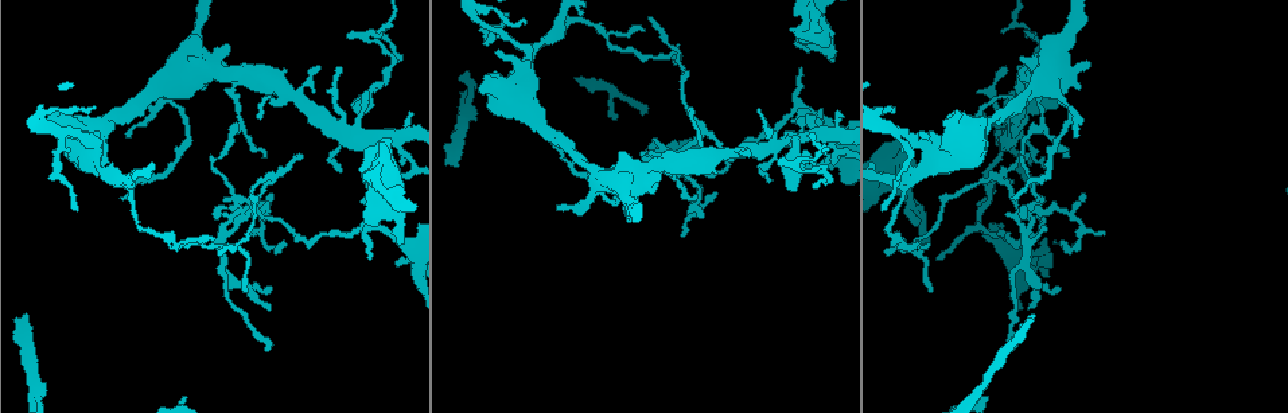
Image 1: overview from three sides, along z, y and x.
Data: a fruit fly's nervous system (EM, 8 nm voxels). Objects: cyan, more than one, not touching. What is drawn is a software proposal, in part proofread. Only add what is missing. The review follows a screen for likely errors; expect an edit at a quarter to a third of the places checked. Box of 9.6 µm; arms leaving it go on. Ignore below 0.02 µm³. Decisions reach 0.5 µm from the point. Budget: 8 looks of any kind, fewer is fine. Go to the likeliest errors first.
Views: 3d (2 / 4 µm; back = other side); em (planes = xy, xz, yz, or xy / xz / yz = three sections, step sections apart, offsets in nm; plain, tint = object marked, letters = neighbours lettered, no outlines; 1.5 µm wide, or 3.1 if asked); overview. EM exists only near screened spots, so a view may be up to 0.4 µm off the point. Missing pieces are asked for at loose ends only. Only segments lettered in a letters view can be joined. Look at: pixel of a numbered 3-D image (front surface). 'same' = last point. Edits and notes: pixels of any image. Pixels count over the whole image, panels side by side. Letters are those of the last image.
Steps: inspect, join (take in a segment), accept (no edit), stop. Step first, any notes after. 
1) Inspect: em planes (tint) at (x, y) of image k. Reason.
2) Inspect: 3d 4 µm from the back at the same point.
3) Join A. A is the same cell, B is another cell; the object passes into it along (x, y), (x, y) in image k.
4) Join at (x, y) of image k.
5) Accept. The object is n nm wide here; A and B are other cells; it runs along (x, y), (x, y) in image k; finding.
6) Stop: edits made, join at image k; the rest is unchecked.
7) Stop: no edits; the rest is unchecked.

Inspect: em planes (tint) at (929, 239) of image 1. An open end.

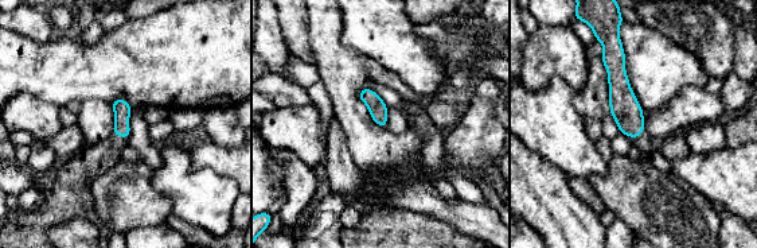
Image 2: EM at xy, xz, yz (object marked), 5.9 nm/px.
Inspect: em planes (letters) at the same point.

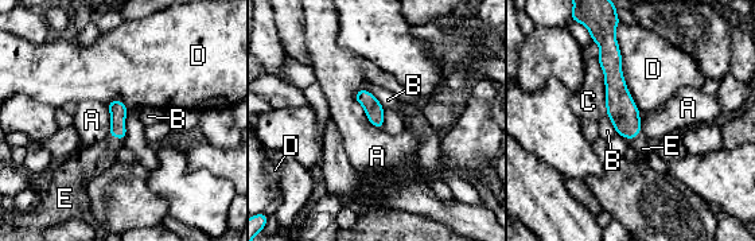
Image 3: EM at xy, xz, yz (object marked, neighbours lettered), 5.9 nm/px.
Join E. E is the same cell, A, B, C and D are other cells; the object passes into it along (622, 111), (633, 138), (639, 143) in image 3; it goes on there.

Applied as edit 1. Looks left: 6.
Inspect: overview.

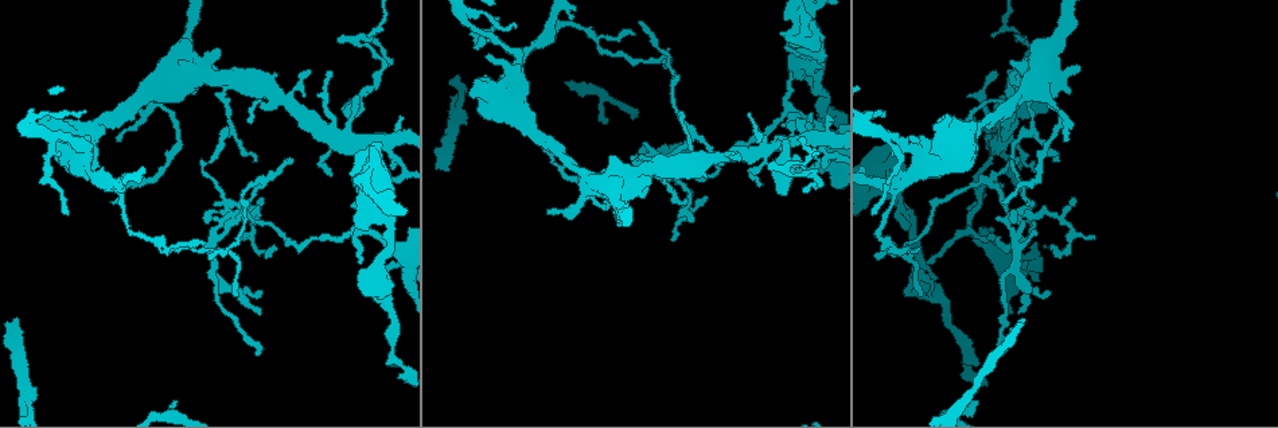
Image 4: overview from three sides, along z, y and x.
Inspect: em planes (letters) at (568, 18) of image 4. An open end.

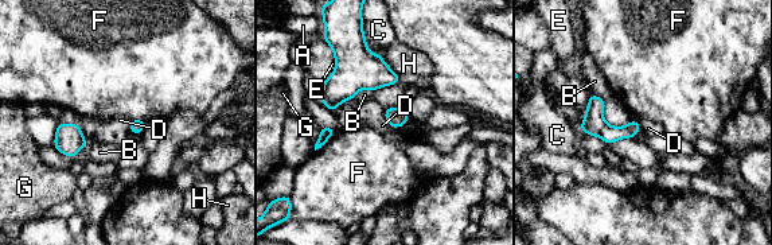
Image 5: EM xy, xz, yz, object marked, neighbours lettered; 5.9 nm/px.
Accept. A, B, C, D, E, F, G and H are other cells; a border runs along (636, 119), (640, 129), (632, 136) in image 5; no lettered segment goes on from it.

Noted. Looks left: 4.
Inspect: 3d 2 µm at (1001, 204) of image 4. Thin end.

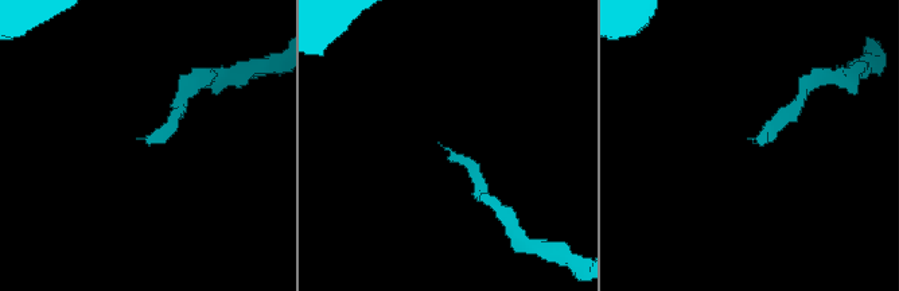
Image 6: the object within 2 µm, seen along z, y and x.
Inspect: em planes (letters) at (147, 142) of image 6.

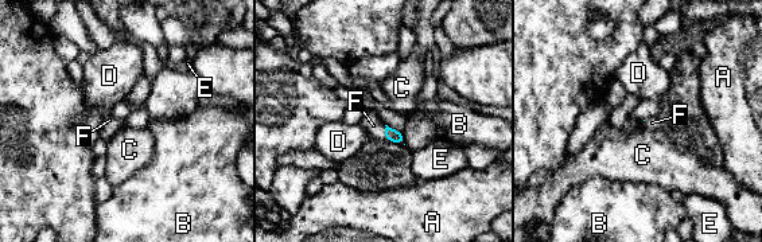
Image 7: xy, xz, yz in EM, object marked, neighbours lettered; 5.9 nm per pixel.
Join F. F is the same cell, A, B, C, D and E are other cells; it goes on there.

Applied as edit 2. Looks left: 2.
Inspect: 3d 2 µm at (635, 33) of image 4. Tapers out.

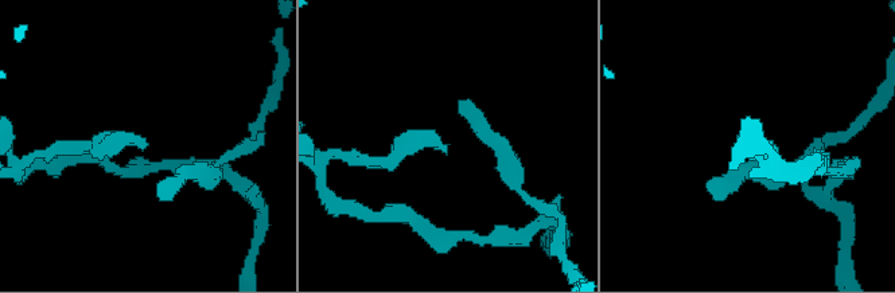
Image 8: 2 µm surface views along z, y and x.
Inspect: em planes (letters) at (447, 149) of image 8.

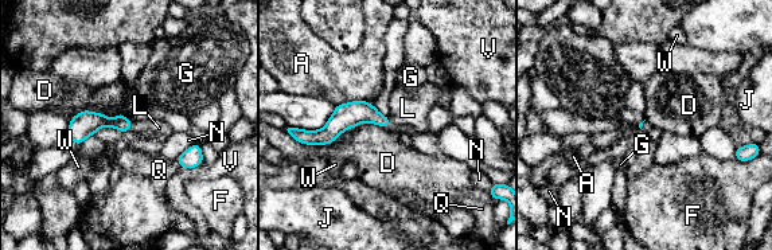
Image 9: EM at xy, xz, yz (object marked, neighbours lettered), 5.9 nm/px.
Join L. L is the same cell, A, D, F, G, J, N, Q, V and W are other cells; the object passes into it along (347, 116), (389, 120), (408, 108) in image 9; the neuron continues.

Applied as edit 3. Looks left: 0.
Stop: edits made, join at image 3, join at image 7, join at image 9; the rest is unchecked.

